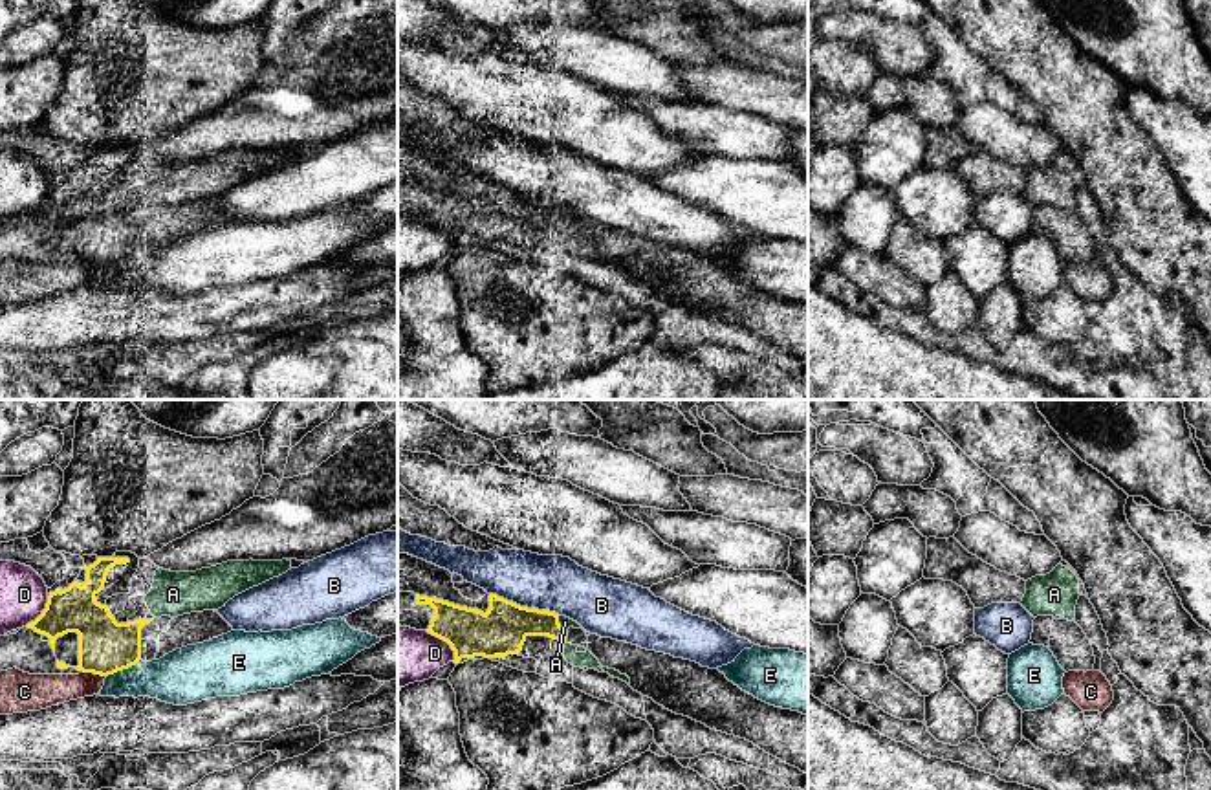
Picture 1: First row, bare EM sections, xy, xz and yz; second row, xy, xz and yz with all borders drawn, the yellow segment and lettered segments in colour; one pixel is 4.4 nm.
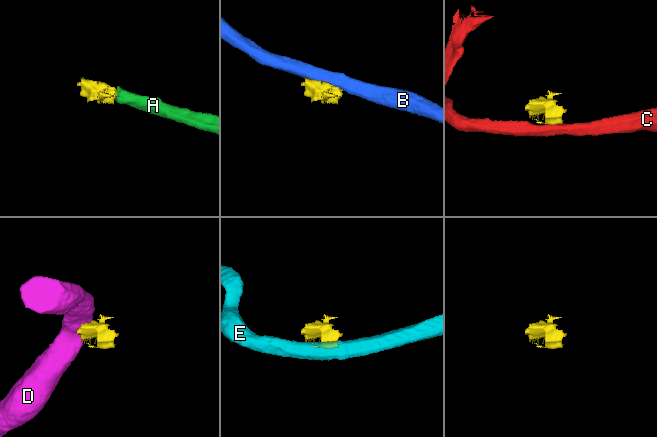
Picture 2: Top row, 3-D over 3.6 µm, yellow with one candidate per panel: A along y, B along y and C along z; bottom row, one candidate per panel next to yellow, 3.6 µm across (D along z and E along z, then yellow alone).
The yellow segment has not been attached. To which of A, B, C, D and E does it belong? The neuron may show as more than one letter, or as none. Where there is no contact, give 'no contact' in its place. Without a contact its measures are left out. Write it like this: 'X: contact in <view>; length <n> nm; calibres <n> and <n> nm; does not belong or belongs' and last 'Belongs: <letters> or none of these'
A: contact in xz; length 120 nm; calibres 200 and 50 nm; belongs
B: contact in xz; length 320 nm; calibres 220 and 240 nm; does not belong
C: contact in xy; length 110 nm; calibres 240 and 150 nm; does not belong
D: contact in xz; length 180 nm; calibres 200 and 260 nm; does not belong
E: contact in xy; length 170 nm; calibres 240 and 220 nm; does not belong
Belongs: A

